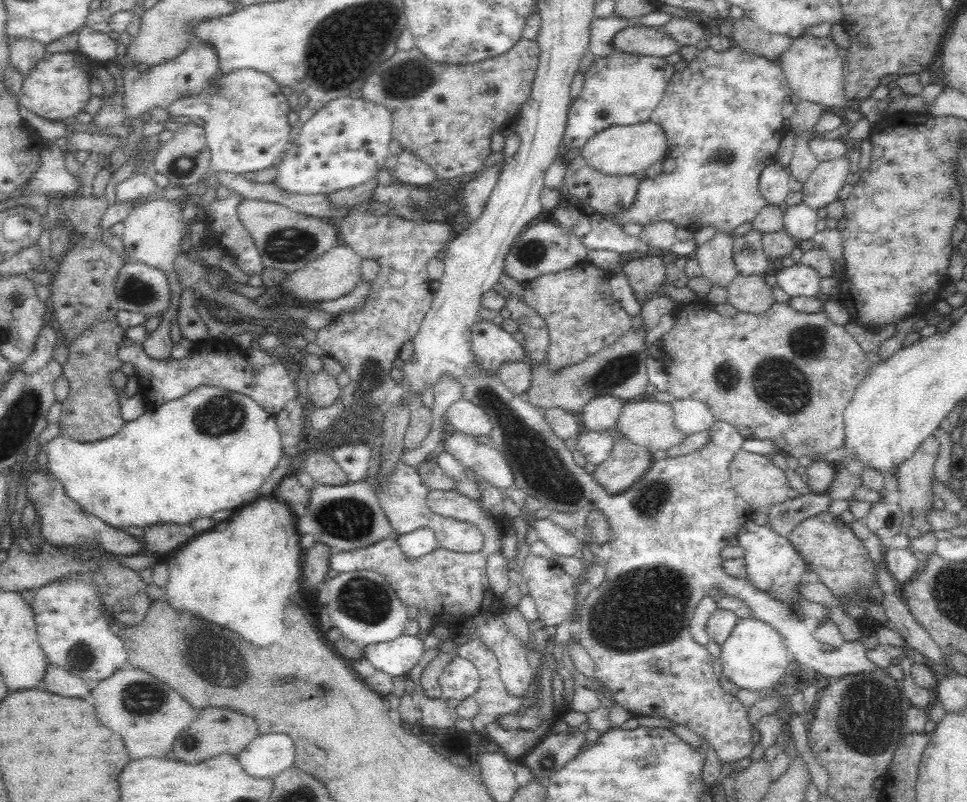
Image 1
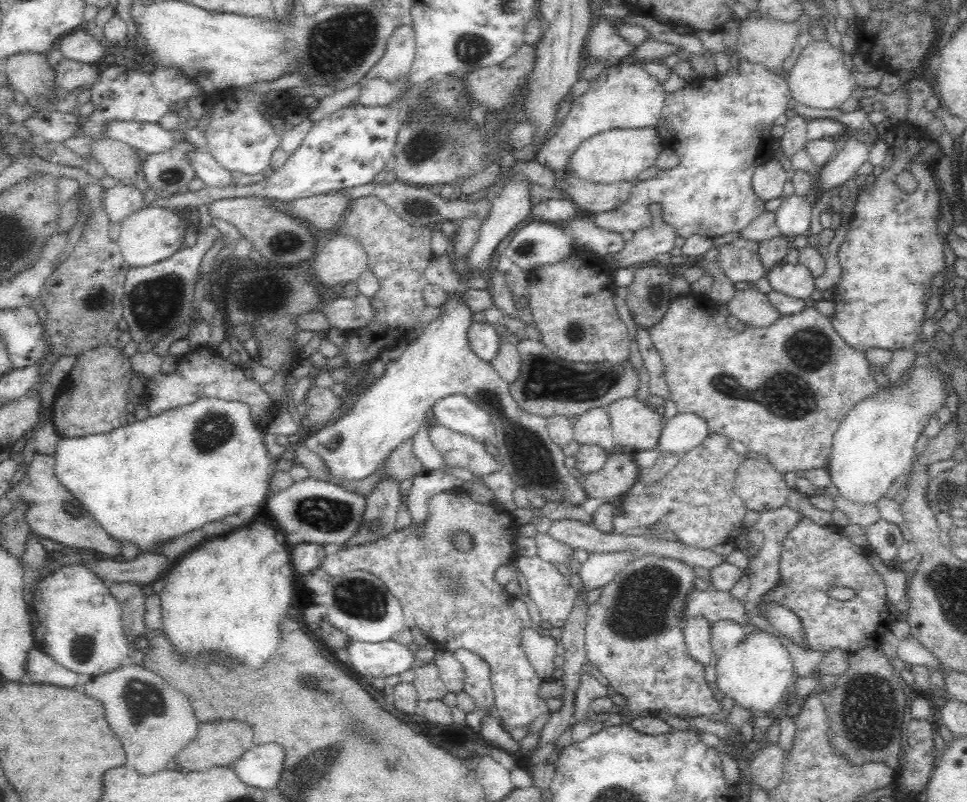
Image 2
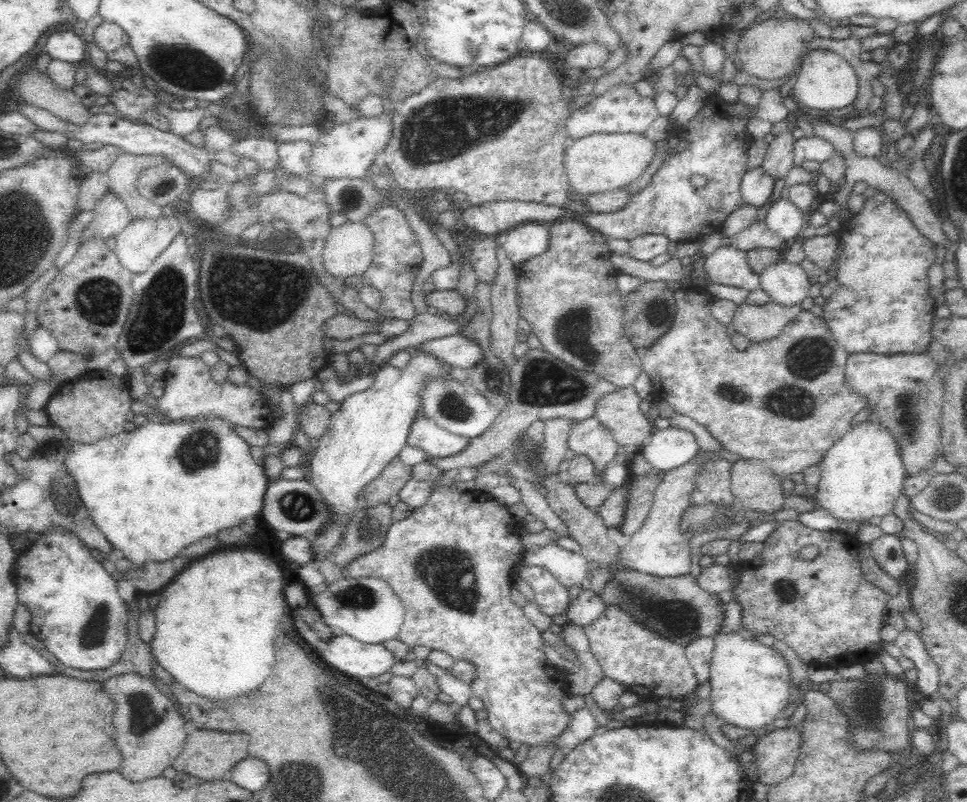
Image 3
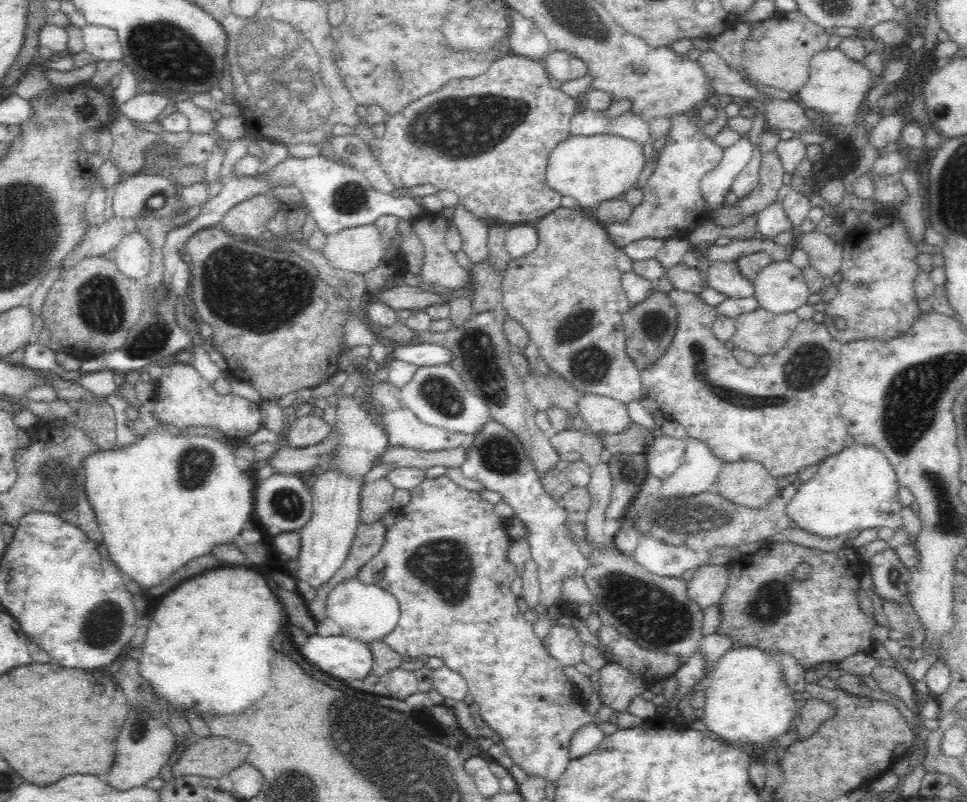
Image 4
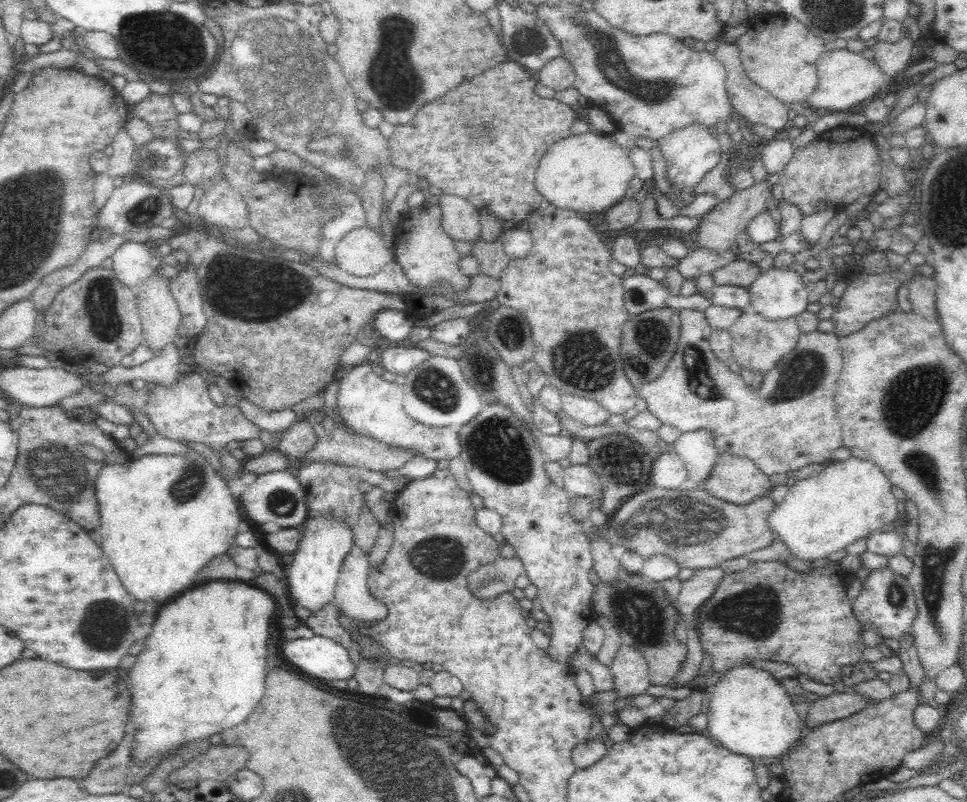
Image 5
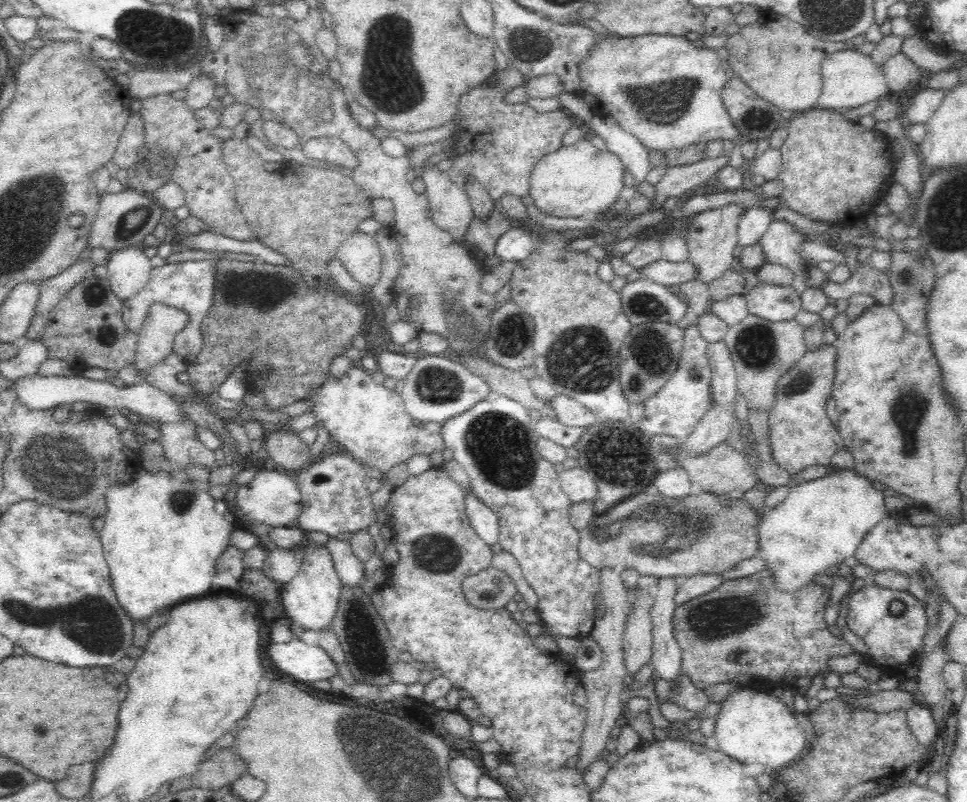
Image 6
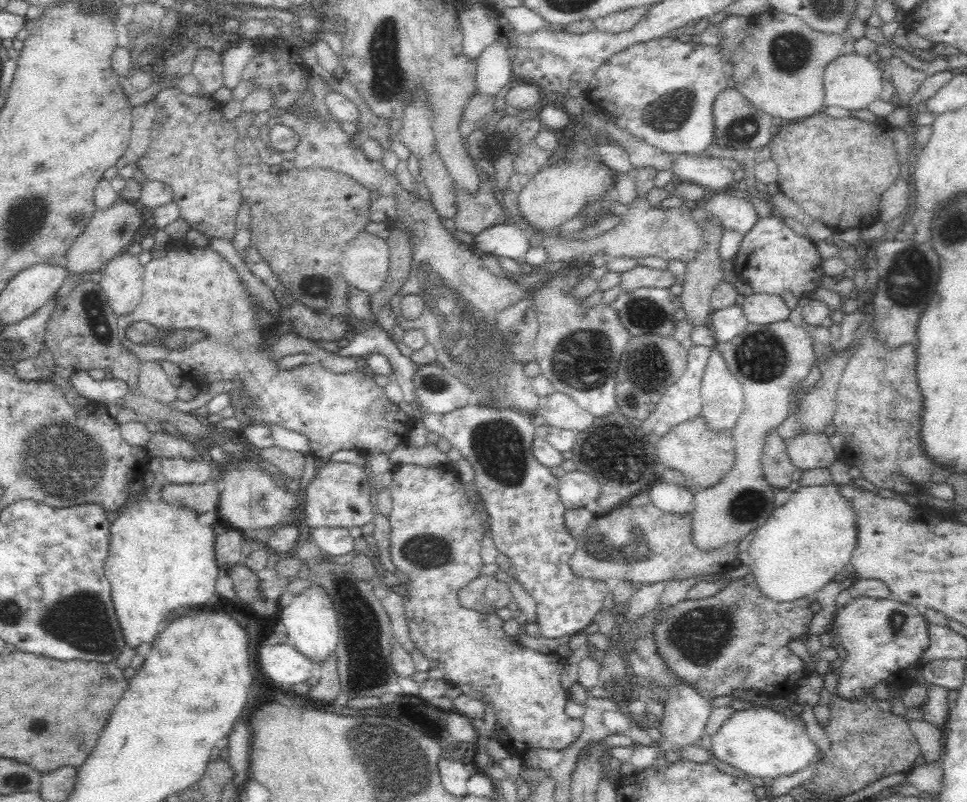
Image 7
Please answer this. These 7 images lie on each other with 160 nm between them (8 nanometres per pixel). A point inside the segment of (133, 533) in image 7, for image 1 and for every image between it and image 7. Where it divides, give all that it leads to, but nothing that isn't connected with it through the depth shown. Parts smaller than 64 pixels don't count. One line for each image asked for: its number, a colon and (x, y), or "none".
1: (211, 450)
2: (151, 481)
3: (153, 491)
4: (166, 500)
5: (163, 518)
6: (161, 539)

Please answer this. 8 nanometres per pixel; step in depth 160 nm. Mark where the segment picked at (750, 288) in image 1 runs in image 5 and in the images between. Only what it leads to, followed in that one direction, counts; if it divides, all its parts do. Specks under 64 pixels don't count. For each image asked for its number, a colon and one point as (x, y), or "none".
2: (752, 307)
3: (758, 323)
4: (759, 332)
5: (758, 344)

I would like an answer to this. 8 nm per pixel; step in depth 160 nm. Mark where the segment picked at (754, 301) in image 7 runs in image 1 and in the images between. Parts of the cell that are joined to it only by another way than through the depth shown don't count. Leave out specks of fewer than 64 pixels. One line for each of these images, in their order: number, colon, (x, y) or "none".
1: (799, 280)
2: (795, 280)
3: (787, 284)
4: (780, 287)
5: (776, 294)
6: (766, 301)

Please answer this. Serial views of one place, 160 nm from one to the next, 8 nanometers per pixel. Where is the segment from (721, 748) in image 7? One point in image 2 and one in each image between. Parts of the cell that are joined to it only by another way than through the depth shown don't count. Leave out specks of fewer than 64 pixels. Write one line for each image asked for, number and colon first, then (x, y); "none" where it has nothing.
2: (753, 669)
3: (750, 684)
4: (747, 700)
5: (750, 714)
6: (751, 726)

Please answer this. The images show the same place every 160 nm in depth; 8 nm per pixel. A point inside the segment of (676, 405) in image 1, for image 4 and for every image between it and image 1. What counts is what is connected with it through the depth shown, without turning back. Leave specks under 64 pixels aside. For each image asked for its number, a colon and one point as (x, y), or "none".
2: (682, 433)
3: (666, 449)
4: (665, 454)

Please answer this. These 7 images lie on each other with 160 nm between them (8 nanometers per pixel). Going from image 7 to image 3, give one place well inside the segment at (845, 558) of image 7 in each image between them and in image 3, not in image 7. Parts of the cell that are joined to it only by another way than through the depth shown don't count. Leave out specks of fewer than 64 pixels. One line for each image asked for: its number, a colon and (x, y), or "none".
3: (862, 476)
4: (856, 489)
5: (848, 501)
6: (821, 523)

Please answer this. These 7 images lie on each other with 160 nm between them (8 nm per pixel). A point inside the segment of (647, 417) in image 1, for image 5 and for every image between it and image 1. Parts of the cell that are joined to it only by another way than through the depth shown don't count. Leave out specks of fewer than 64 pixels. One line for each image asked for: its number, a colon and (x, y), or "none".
2: (633, 423)
3: (619, 411)
4: (599, 413)
5: (585, 411)

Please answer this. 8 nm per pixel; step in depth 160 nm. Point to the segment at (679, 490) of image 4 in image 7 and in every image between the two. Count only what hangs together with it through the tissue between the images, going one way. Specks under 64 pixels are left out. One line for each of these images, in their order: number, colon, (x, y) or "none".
5: (697, 449)
6: (713, 429)
7: (721, 394)

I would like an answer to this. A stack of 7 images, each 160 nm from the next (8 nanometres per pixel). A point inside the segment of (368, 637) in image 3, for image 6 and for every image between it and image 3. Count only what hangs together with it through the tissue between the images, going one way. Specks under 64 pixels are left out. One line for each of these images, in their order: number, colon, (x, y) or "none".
4: (366, 612)
5: (352, 596)
6: (349, 569)

